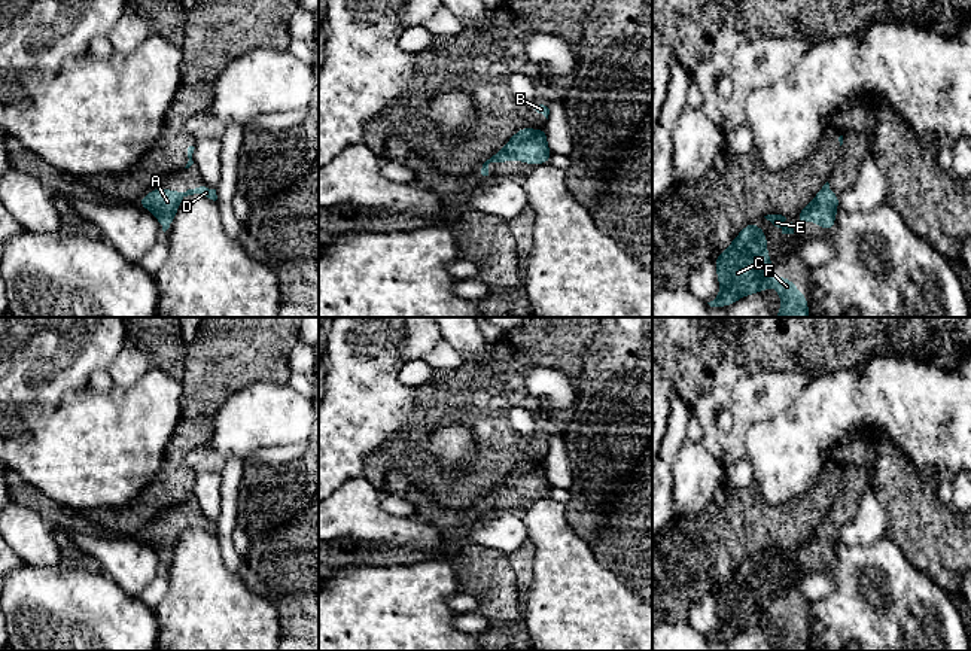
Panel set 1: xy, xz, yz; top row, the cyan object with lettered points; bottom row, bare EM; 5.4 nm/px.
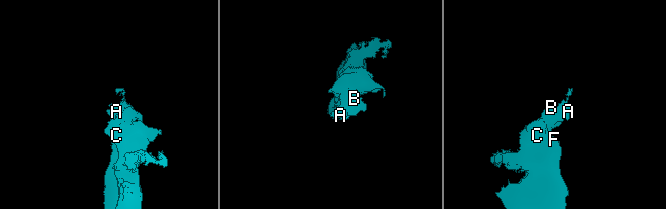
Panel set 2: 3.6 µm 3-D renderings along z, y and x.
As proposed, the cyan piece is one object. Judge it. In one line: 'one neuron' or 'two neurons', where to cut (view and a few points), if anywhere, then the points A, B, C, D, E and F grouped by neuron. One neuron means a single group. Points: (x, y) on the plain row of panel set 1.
one neuron | no cut | A B C D E F

